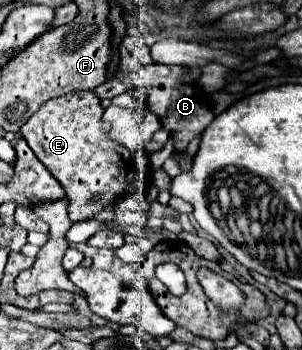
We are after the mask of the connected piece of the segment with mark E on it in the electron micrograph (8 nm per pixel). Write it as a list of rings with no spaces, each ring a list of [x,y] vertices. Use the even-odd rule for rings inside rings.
[[[80,91],[68,93],[64,97],[56,97],[46,101],[20,129],[20,135],[26,139],[28,147],[34,155],[48,167],[48,171],[60,181],[66,191],[66,199],[70,201],[68,215],[70,221],[84,221],[96,215],[104,205],[114,203],[122,197],[130,187],[128,171],[132,165],[132,157],[122,155],[122,145],[108,139],[110,125],[102,121],[102,105],[96,93]],[[96,193],[104,193],[102,201],[90,203]]]

